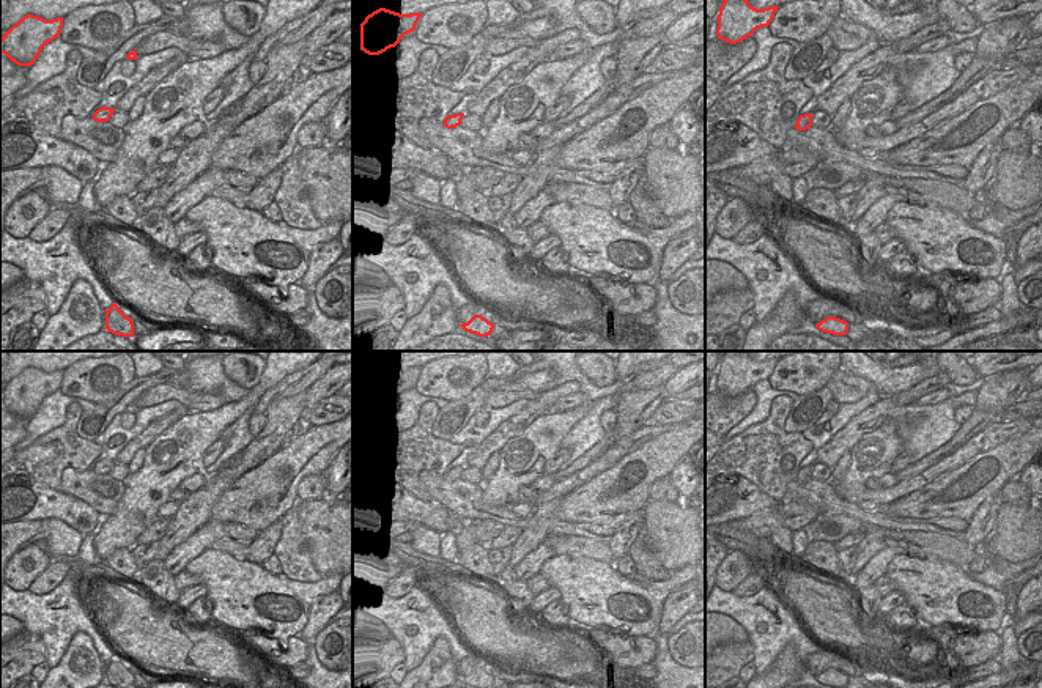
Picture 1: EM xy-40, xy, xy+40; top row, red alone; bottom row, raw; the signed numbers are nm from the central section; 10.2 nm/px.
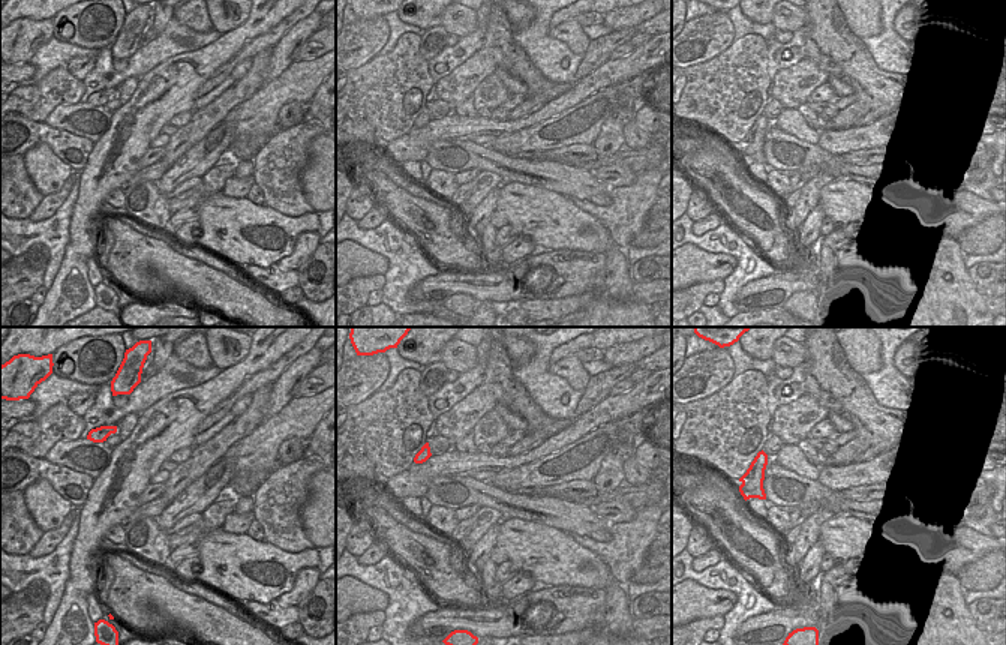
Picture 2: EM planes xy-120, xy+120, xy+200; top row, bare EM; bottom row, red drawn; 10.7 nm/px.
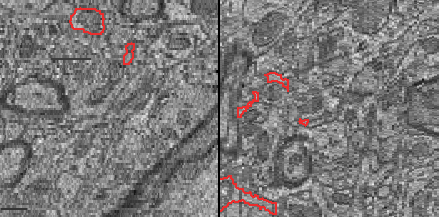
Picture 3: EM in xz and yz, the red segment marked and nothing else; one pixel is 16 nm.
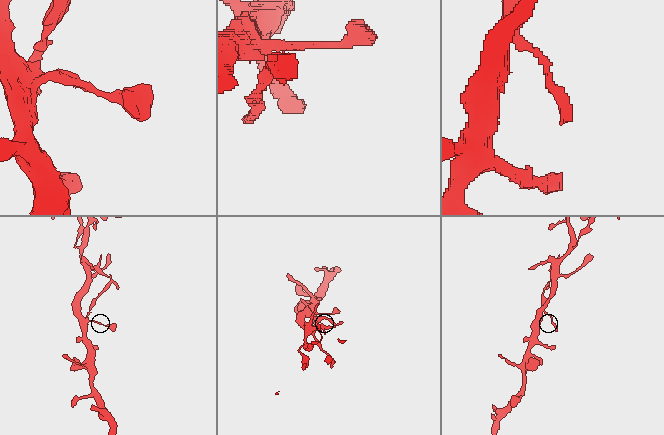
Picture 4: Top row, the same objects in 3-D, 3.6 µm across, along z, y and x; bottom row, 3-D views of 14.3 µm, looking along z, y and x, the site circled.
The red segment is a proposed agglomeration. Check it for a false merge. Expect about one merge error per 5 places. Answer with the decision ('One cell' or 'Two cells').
One cell

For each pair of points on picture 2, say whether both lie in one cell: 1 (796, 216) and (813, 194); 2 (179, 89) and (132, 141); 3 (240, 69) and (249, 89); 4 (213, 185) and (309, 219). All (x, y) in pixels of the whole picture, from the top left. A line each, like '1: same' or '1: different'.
1: same
2: same
3: different
4: different

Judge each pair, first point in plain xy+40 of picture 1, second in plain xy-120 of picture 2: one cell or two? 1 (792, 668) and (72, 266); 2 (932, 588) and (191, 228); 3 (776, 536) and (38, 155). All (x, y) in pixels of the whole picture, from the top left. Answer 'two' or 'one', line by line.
1: one
2: two
3: one

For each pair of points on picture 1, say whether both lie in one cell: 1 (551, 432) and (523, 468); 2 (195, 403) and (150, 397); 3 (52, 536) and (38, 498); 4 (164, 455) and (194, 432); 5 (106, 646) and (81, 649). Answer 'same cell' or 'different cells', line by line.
1: same cell
2: same cell
3: different cells
4: same cell
5: different cells

